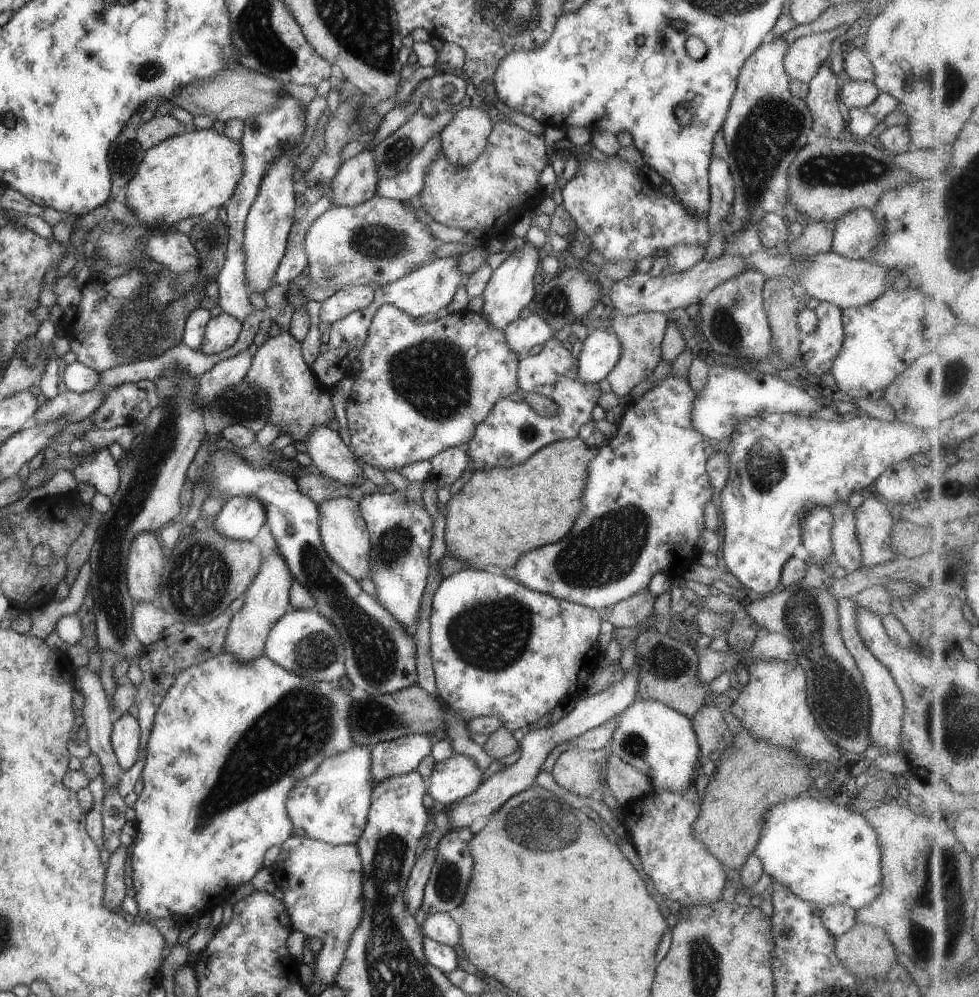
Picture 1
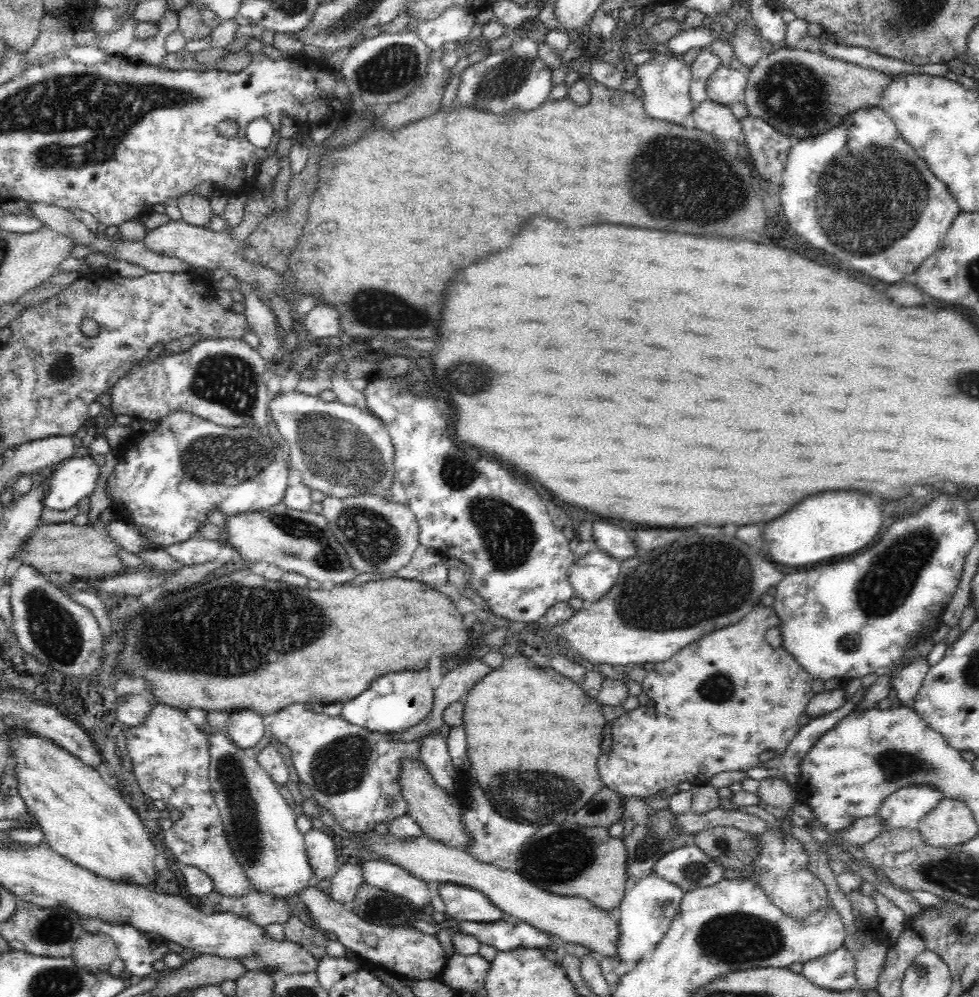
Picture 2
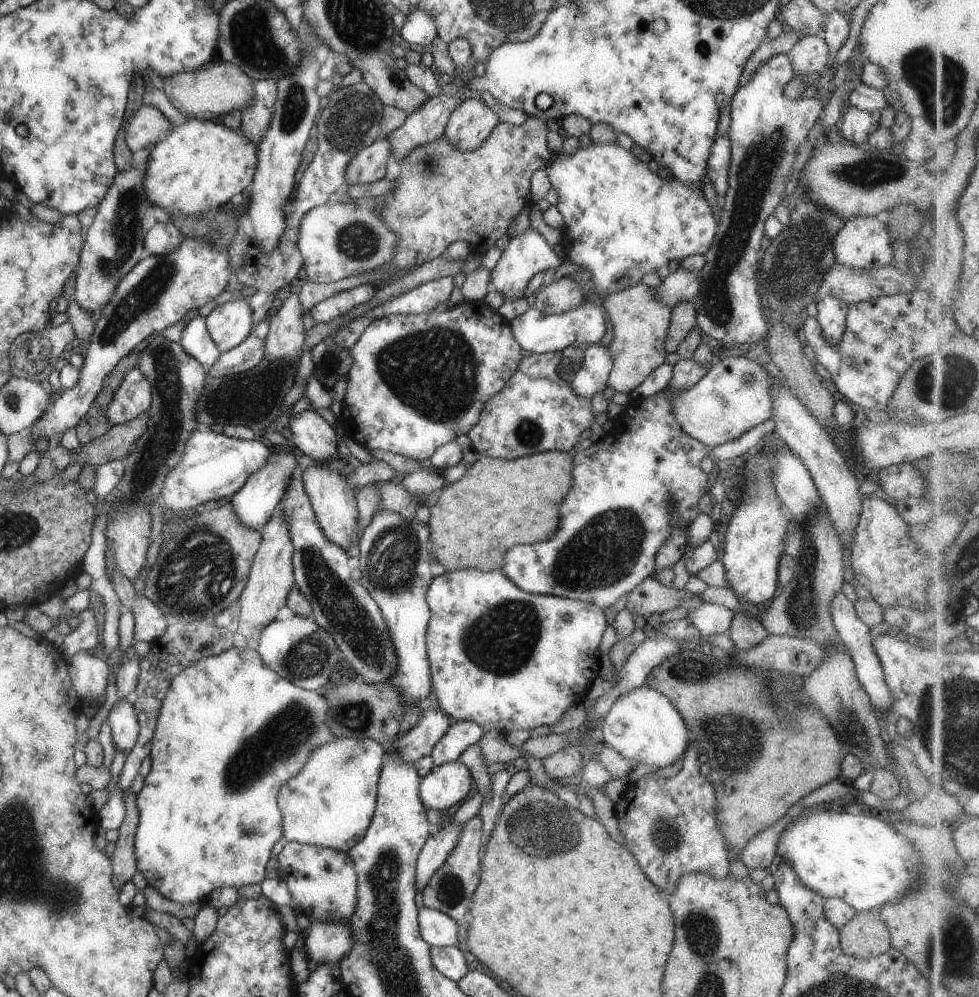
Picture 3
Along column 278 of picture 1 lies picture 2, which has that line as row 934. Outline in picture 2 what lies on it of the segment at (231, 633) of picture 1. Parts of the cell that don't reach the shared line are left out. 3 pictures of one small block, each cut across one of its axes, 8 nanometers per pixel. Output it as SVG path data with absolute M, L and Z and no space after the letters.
M350 832L350 839L353 837L355 841L365 848L367 851L376 853L382 860L396 864L402 867L416 878L425 882L453 882L454 884L468 886L474 890L479 890L484 893L494 906L500 911L510 916L520 918L522 922L531 924L534 928L547 932L556 937L561 943L571 942L581 944L586 948L591 948L594 953L600 953L608 957L616 957L616 944L618 944L618 923L612 921L605 910L600 910L592 903L584 898L563 897L562 895L548 893L544 889L540 889L533 884L530 884L520 874L488 865L478 860L471 858L462 848L449 845L439 840L432 840L429 836L422 834L416 838L396 838L391 832L378 834L377 832Z

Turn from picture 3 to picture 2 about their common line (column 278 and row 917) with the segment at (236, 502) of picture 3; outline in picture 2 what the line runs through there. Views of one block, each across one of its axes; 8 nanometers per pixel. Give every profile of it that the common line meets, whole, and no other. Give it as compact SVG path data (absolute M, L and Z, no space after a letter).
M438 882L438 895L445 904L447 917L468 922L496 922L503 912L488 897L468 886Z

